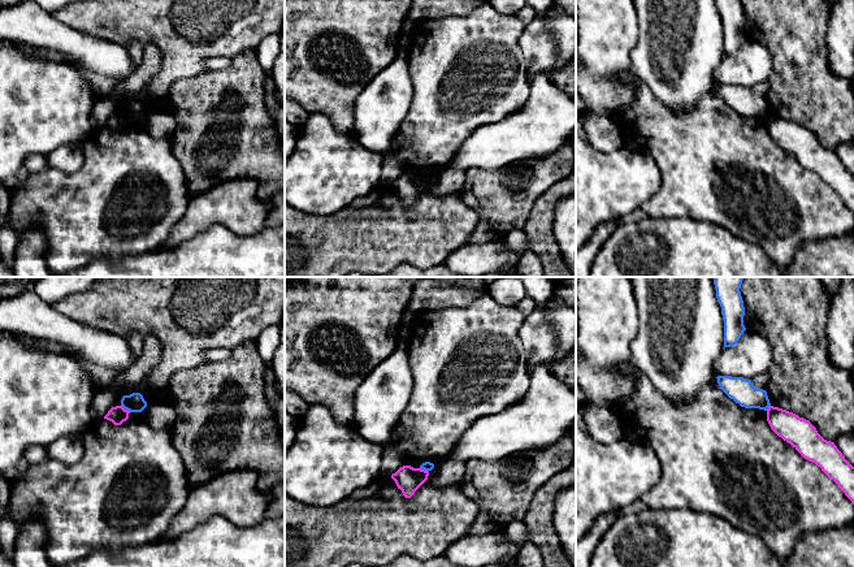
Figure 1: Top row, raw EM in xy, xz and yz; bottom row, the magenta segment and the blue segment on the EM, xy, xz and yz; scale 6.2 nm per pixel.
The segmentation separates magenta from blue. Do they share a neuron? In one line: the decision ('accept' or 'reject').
reject

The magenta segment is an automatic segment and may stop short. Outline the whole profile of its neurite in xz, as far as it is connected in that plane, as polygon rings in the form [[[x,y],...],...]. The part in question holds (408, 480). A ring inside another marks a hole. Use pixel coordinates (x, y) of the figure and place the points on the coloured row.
[[[411,466],[400,467],[391,479],[406,498],[411,498],[415,492],[428,480],[429,472]]]

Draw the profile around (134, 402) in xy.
[[[133,393],[122,397],[121,406],[130,412],[142,412],[147,407],[147,402],[140,393]]]

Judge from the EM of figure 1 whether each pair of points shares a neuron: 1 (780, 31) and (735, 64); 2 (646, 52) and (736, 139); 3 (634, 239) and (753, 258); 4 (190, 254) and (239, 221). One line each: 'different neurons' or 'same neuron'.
1: different neurons
2: different neurons
3: same neuron
4: different neurons

